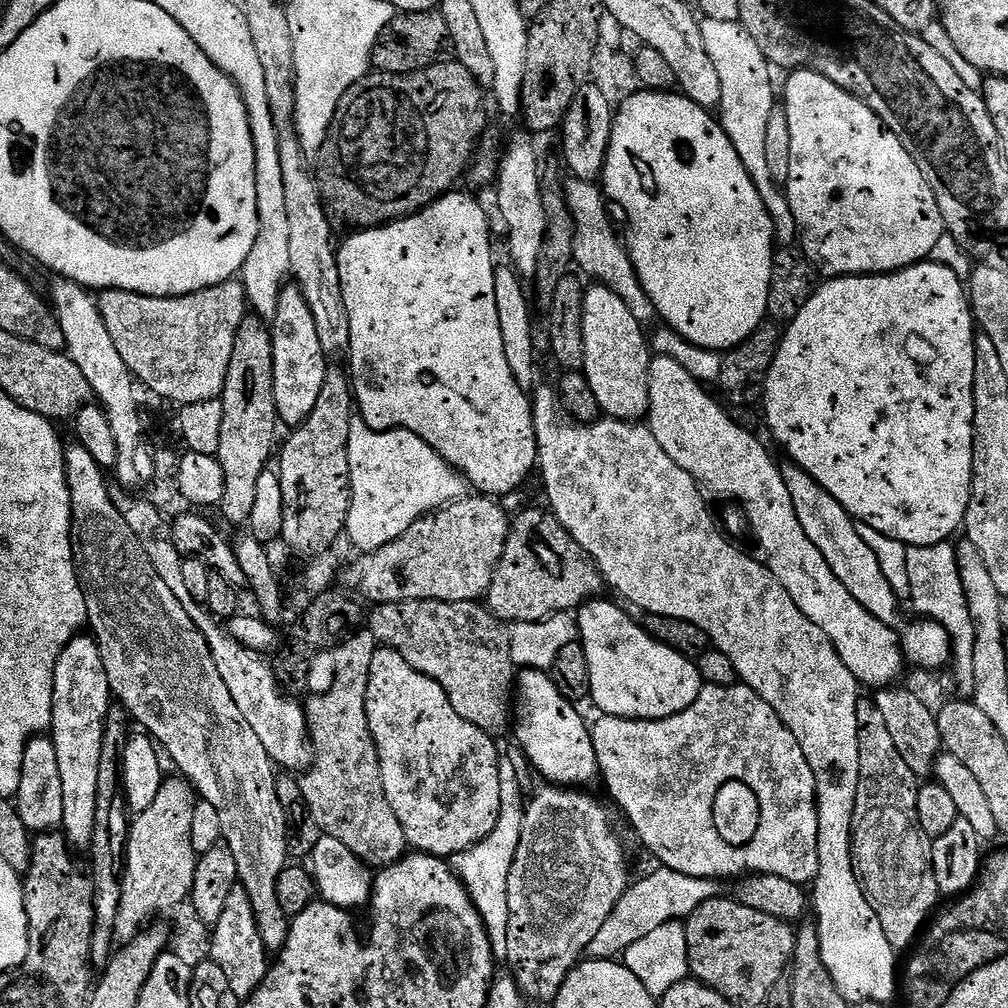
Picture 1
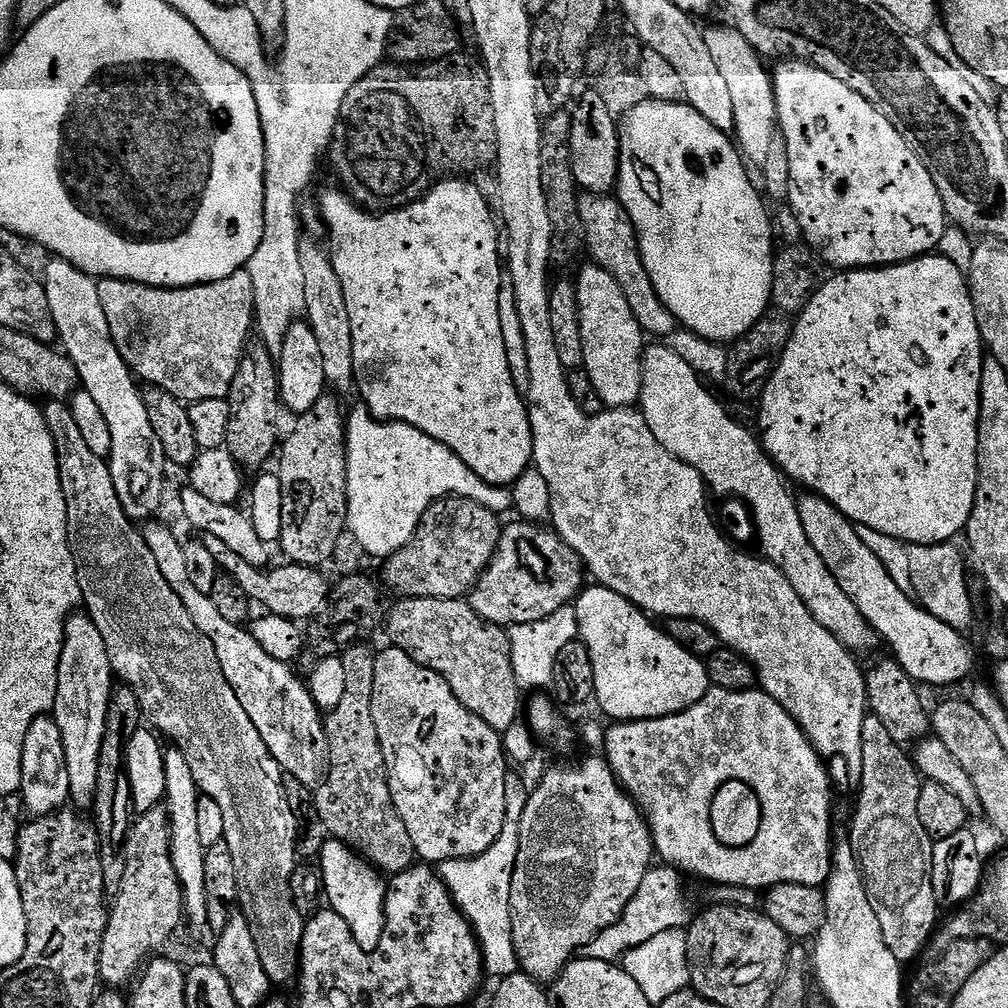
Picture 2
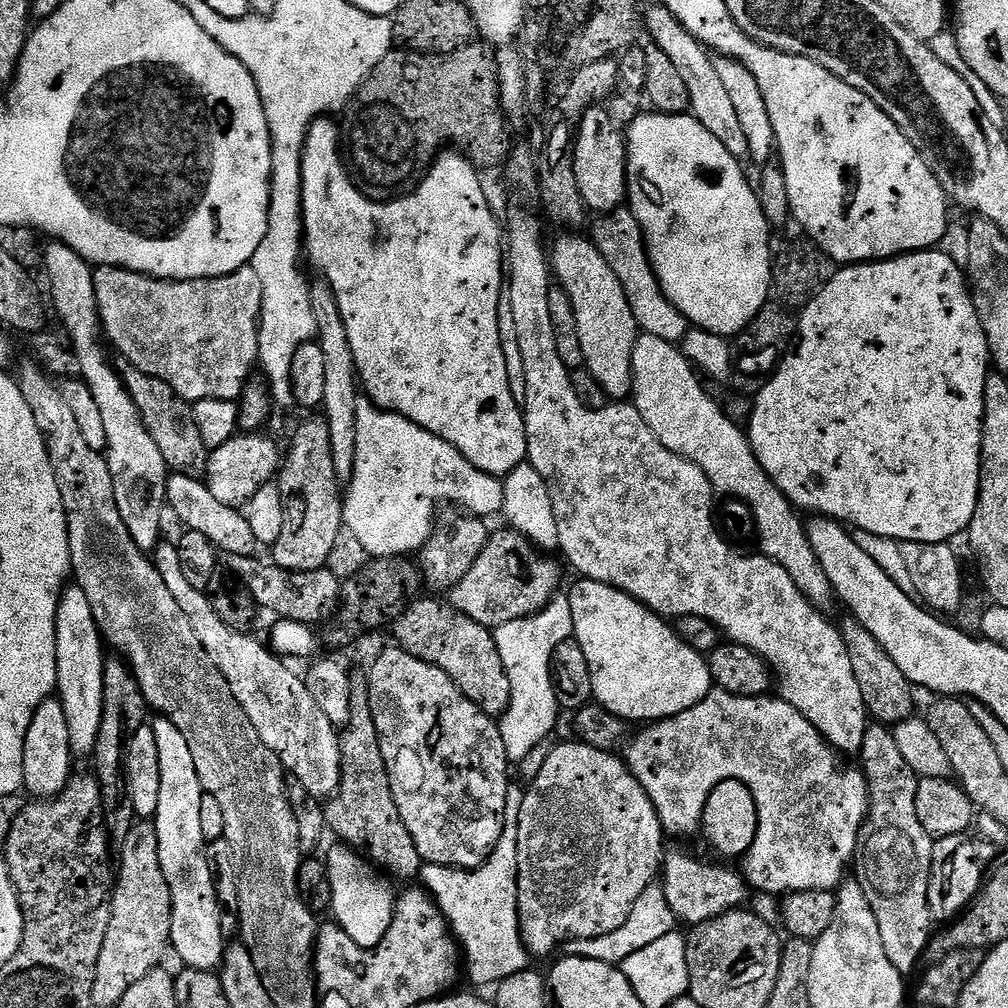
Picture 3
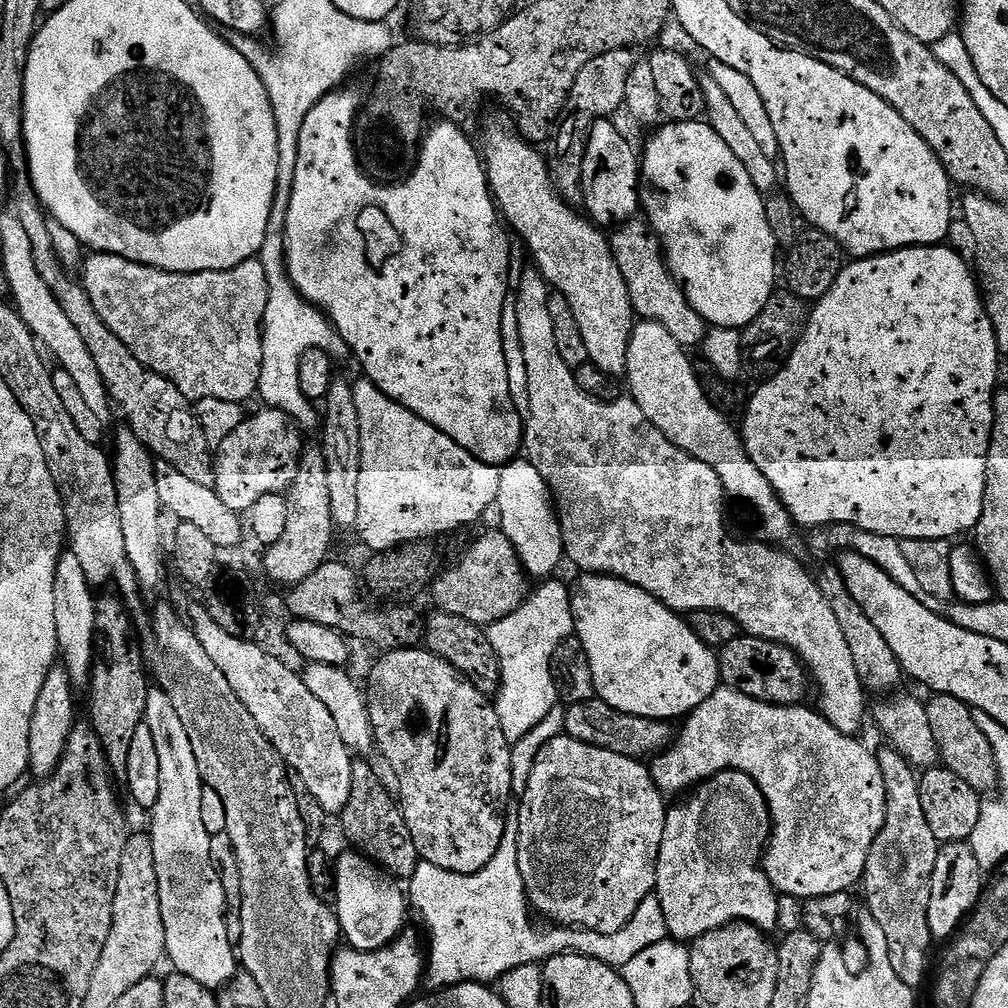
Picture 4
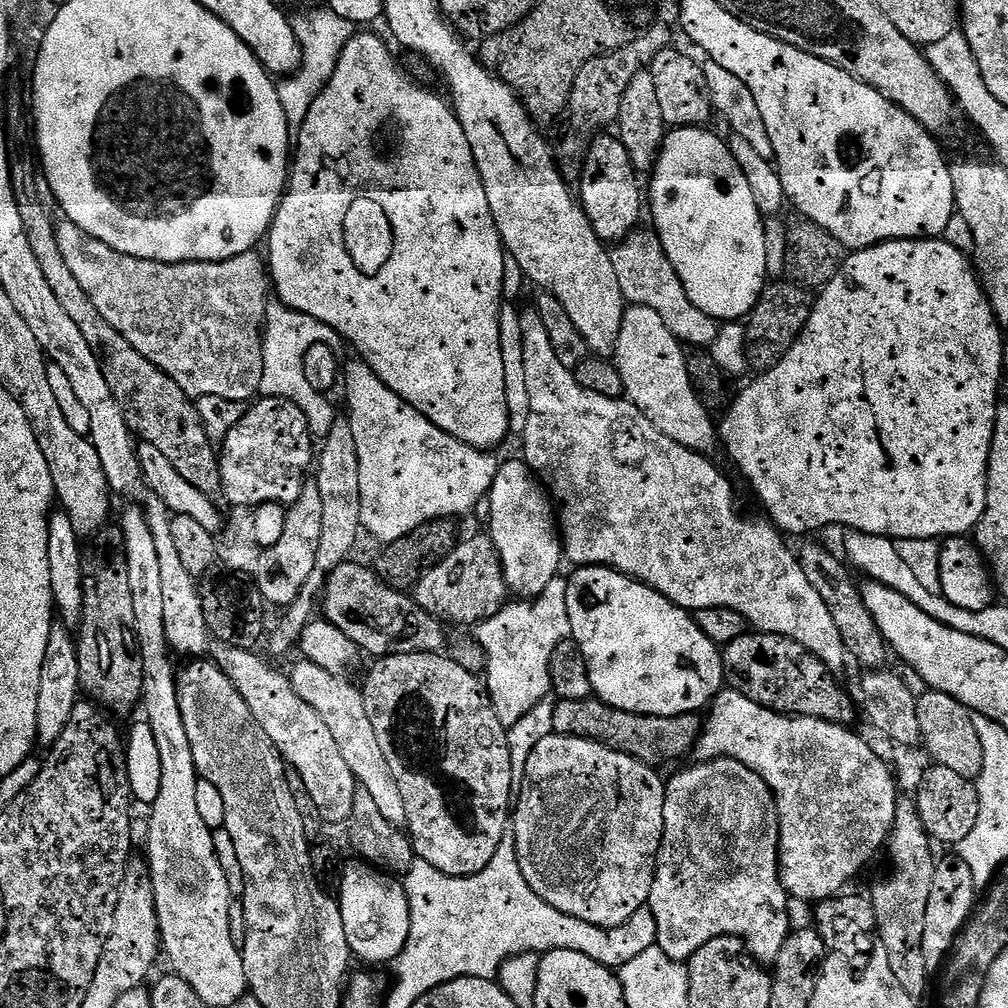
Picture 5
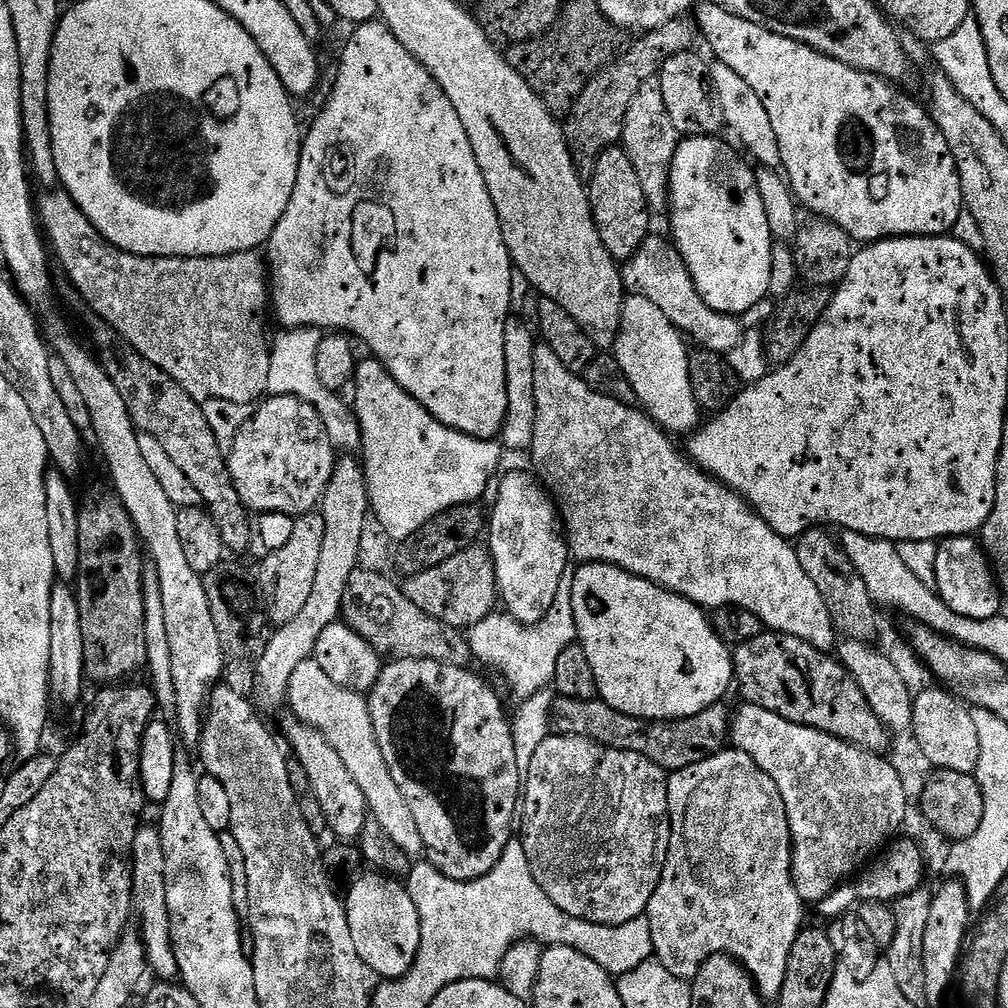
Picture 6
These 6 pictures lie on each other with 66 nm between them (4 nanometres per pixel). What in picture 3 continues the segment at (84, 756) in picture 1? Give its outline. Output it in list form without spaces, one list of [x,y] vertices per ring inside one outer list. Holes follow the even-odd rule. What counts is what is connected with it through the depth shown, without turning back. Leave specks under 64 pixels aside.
[[[68,586],[60,597],[60,614],[56,618],[56,657],[58,674],[56,692],[70,726],[70,746],[73,757],[91,757],[96,750],[98,726],[102,726],[102,682],[106,641],[96,625],[94,610],[86,602],[86,594],[77,586]]]

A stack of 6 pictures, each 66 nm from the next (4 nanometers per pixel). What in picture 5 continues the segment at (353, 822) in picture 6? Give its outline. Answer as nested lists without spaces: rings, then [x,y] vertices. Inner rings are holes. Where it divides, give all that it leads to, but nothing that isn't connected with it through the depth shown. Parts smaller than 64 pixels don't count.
[[[217,643],[210,652],[211,659],[226,674],[226,678],[230,678],[238,694],[242,694],[246,706],[250,706],[250,714],[254,714],[258,726],[266,730],[266,738],[274,742],[285,765],[302,774],[302,782],[306,782],[310,798],[314,798],[327,823],[332,825],[340,824],[343,820],[344,823],[351,821],[358,785],[350,766],[346,766],[346,758],[342,758],[342,750],[338,748],[330,726],[326,726],[322,714],[318,714],[314,706],[304,702],[296,693],[291,679],[285,673],[283,676],[256,654],[247,648],[222,643]]]

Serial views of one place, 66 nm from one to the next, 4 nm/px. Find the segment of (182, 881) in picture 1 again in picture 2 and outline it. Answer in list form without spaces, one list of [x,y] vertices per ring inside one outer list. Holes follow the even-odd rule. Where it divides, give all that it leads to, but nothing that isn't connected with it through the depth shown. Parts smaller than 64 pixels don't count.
[[[163,807],[139,813],[128,830],[128,841],[124,847],[126,874],[122,874],[122,886],[114,894],[108,914],[108,925],[102,938],[100,951],[100,978],[105,985],[120,986],[132,975],[141,971],[142,965],[153,955],[155,948],[163,949],[172,940],[175,928],[185,919],[184,895],[178,882],[178,874],[172,861],[172,827],[167,811]]]

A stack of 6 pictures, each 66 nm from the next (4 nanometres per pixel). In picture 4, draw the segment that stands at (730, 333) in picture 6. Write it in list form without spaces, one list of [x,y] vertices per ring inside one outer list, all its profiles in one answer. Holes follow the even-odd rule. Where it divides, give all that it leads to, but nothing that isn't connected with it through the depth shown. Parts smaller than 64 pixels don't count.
[[[633,218],[619,225],[611,233],[610,243],[614,258],[618,262],[618,270],[622,270],[626,290],[632,299],[633,313],[640,320],[653,320],[666,326],[666,330],[670,330],[670,334],[674,334],[674,338],[686,350],[699,349],[704,342],[705,322],[698,314],[698,310],[690,306],[684,289],[668,269],[660,240],[647,219]]]

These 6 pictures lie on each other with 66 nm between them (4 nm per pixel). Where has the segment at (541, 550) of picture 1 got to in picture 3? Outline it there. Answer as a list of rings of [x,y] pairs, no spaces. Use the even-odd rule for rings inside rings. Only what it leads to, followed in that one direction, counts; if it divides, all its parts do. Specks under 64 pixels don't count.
[[[493,531],[489,535],[482,554],[478,554],[474,566],[470,566],[466,578],[450,590],[453,607],[491,630],[540,612],[561,591],[561,561],[551,560],[548,557],[551,555],[538,550],[521,532],[507,531]]]

